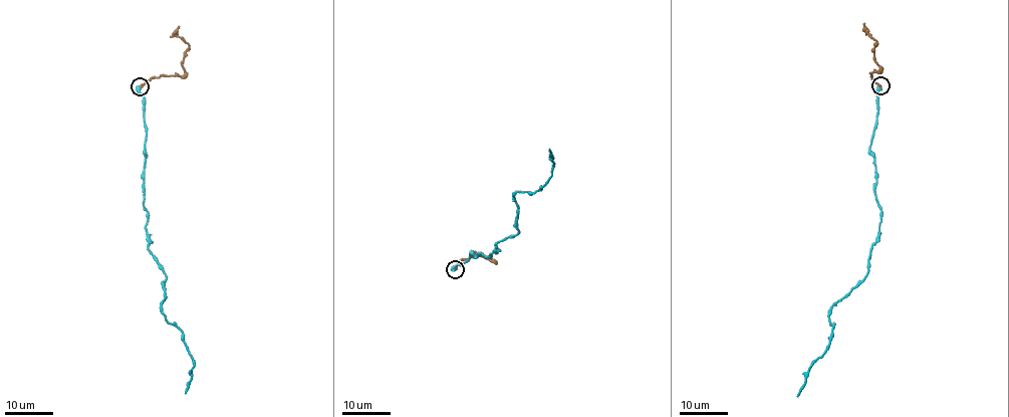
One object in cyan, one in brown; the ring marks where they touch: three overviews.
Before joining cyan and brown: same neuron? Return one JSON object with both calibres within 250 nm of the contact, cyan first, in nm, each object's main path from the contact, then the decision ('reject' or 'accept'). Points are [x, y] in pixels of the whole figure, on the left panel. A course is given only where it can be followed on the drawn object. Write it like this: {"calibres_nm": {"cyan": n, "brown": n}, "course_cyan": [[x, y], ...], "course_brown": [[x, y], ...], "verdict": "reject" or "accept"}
{"calibres_nm": {"cyan": 550, "brown": 320}, "course_cyan": [[140, 85], [148, 249], [166, 278], [161, 308], [183, 334], [191, 355], [185, 393]], "course_brown": [[140, 85], [162, 75], [184, 73], [184, 52], [189, 46], [178, 36], [179, 26]], "verdict": "accept"}

